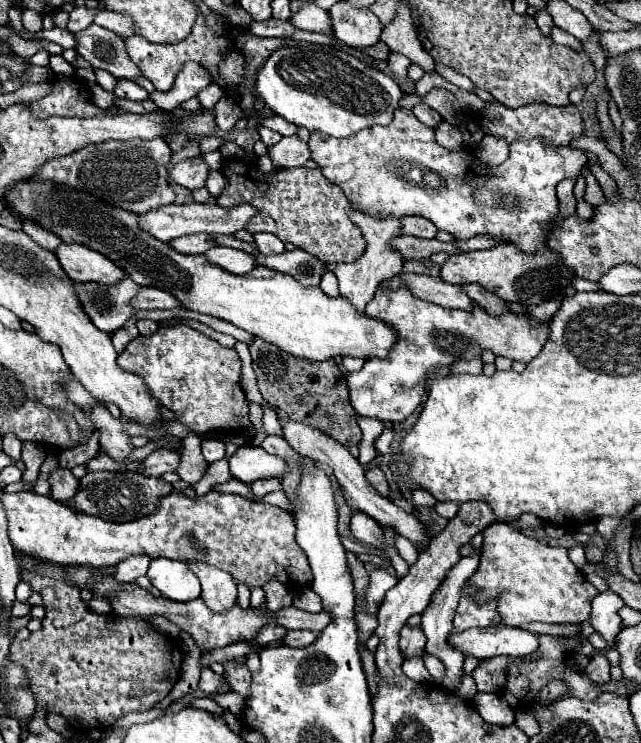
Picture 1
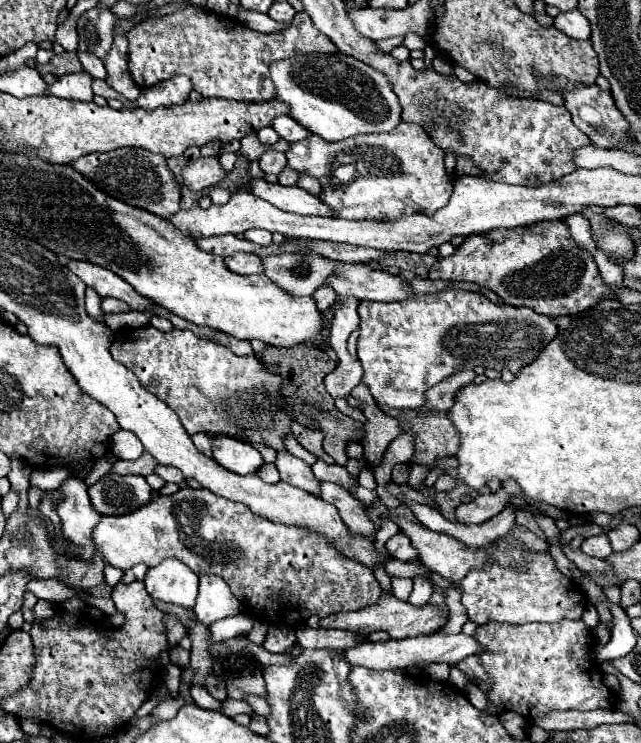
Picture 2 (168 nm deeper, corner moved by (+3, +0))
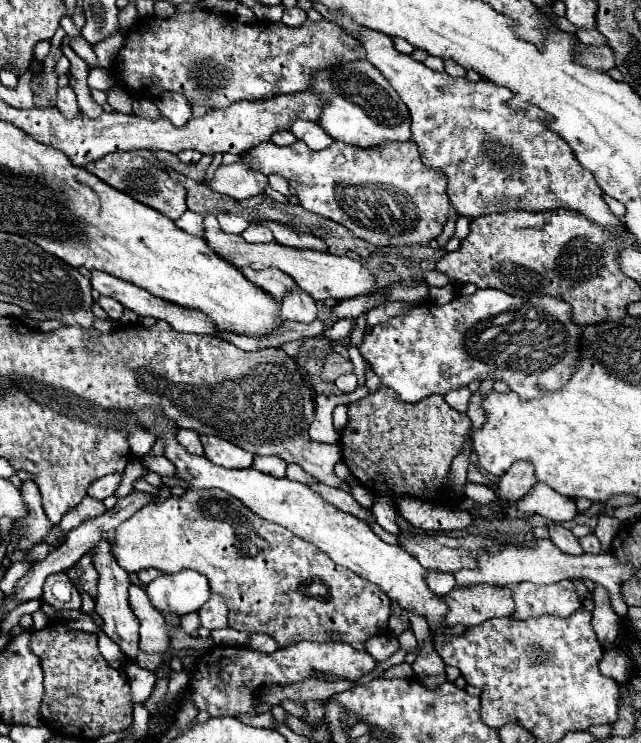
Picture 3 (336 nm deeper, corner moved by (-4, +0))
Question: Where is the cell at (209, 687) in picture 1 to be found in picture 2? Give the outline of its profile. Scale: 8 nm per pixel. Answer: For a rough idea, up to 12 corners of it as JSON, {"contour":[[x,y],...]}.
{"contour":[[203,684],[191,686],[191,698],[201,708],[213,708],[215,700]]}

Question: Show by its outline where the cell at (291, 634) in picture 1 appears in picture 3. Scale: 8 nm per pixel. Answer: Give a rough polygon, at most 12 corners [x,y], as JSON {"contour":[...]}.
{"contour":[[252,634],[246,646],[262,654],[278,650],[270,636]]}

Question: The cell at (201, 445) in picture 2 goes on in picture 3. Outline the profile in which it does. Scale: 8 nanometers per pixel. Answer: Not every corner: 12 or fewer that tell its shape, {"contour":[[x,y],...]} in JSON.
{"contour":[[178,430],[176,440],[190,454],[204,454],[194,430]]}

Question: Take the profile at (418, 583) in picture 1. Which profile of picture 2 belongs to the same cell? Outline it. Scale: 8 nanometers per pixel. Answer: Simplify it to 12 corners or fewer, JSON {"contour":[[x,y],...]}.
{"contour":[[509,480],[497,494],[461,504],[459,524],[483,524],[497,516],[511,496],[521,496]]}

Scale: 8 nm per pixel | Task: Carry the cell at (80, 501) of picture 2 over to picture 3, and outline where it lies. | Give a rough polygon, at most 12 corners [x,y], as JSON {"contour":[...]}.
{"contour":[[110,544],[92,548],[100,574],[96,614],[136,662],[140,622],[128,604],[130,578]]}

